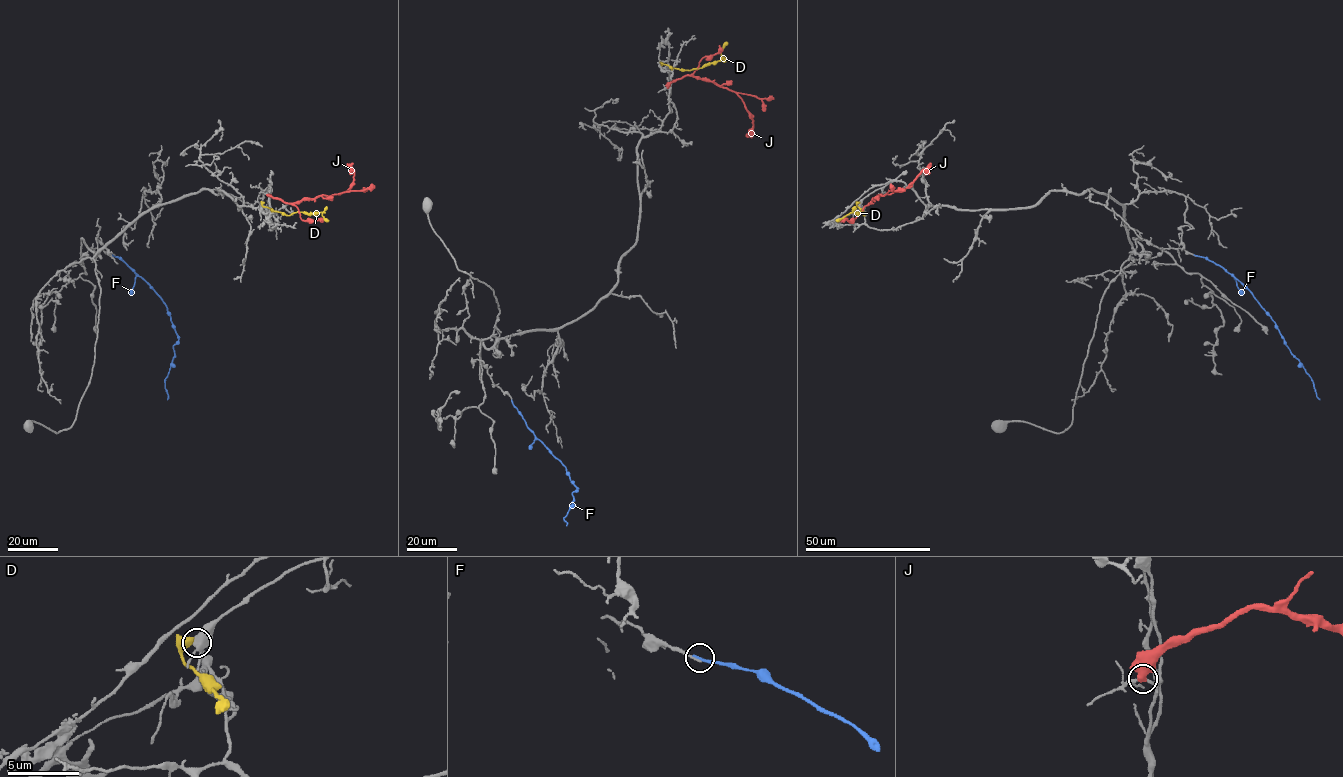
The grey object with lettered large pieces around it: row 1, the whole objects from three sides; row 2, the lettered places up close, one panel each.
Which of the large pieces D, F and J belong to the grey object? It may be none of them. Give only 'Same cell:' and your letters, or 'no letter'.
Same cell: no letter

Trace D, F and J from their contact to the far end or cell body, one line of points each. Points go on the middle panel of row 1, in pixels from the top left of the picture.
D: (662, 65), (660, 63), (691, 70), (716, 63), (721, 59), (721, 52), (727, 42)
F: (512, 401), (526, 426), (564, 465), (578, 489), (572, 493), (573, 501), (564, 518), (566, 526)
J: (667, 87), (684, 76), (692, 75), (734, 91), (753, 120), (751, 136)

